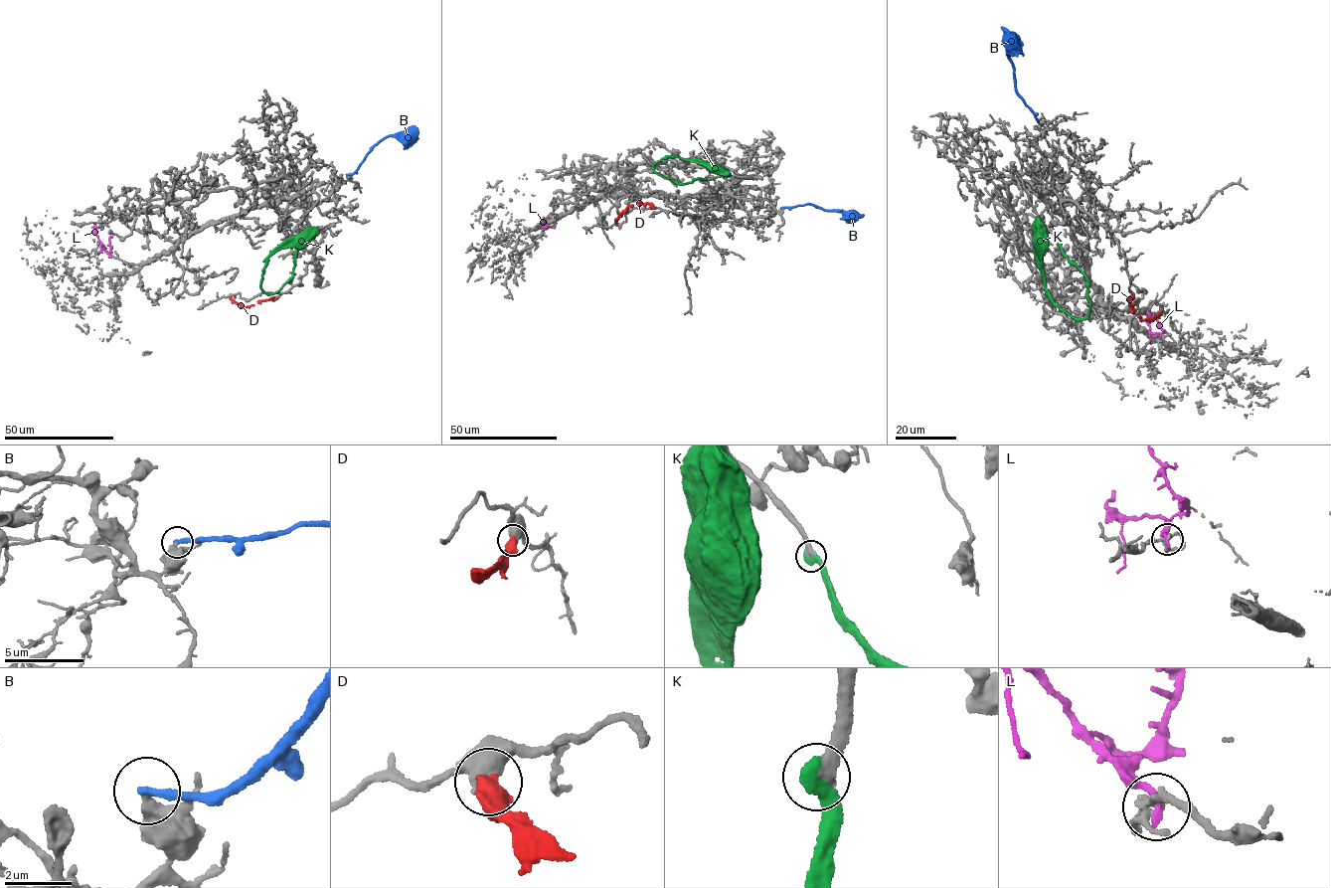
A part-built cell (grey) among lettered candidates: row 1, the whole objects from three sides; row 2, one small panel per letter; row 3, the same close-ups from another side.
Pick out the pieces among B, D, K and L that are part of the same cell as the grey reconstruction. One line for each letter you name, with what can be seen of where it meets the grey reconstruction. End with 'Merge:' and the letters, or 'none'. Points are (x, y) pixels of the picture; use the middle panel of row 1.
K: (705, 179)
Merge: K

